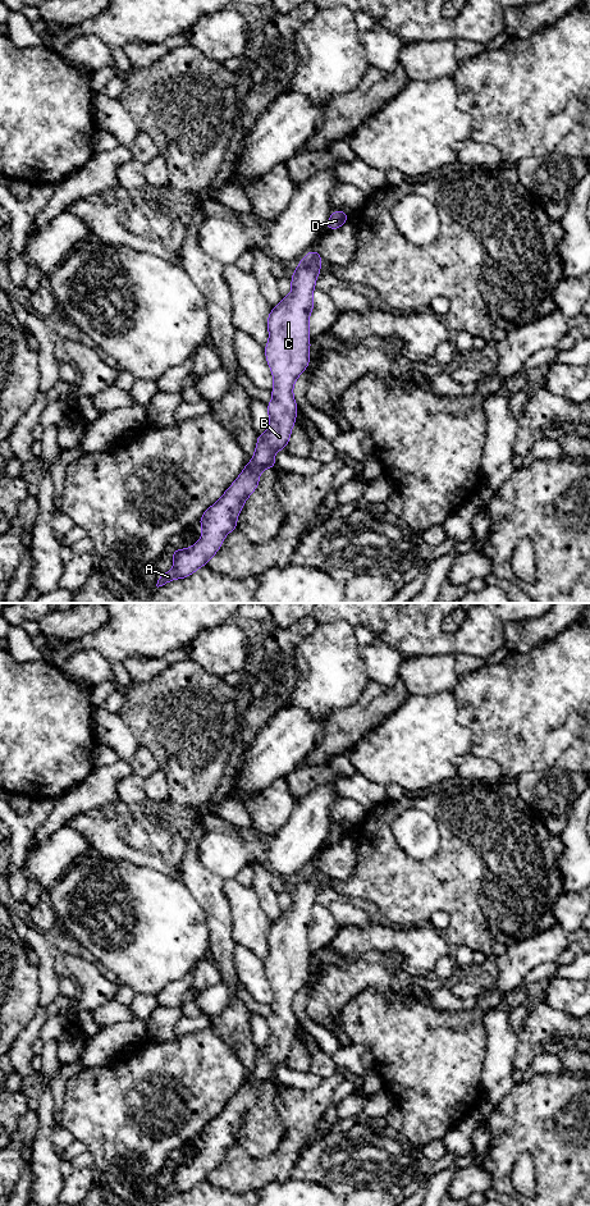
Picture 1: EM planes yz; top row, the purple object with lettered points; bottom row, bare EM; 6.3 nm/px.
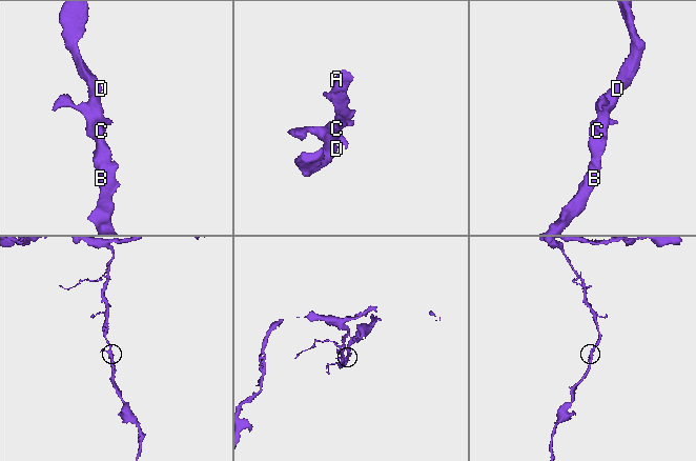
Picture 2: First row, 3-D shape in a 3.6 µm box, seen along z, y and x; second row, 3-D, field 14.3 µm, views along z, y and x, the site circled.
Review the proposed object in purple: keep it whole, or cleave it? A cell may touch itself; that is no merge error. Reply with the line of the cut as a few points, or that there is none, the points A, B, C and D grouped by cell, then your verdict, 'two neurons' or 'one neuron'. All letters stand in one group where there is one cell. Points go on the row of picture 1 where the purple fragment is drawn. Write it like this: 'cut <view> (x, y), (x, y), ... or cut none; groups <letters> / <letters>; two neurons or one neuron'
cut none; groups A B C D; one neuron

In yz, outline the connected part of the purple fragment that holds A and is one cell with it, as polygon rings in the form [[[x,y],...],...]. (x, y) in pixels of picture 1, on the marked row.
[[[312,250],[299,260],[291,278],[292,293],[283,297],[280,303],[270,310],[267,318],[270,337],[265,346],[265,356],[274,378],[271,389],[274,398],[266,406],[267,431],[257,434],[252,460],[221,498],[198,520],[203,530],[200,540],[187,549],[171,551],[173,568],[159,575],[157,588],[175,579],[188,577],[209,563],[220,549],[227,534],[238,529],[237,516],[247,498],[256,490],[260,472],[276,467],[275,452],[285,449],[298,414],[293,385],[310,364],[308,318],[314,310],[312,292],[316,288],[316,278],[321,273],[321,261],[324,261],[321,255]]]

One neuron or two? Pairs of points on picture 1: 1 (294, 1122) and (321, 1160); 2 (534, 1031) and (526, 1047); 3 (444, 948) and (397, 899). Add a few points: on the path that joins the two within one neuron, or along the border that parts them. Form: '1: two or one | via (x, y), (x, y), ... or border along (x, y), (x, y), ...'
1: two | border along (307, 1146), (291, 1172)
2: one | via (534, 1035), (534, 1040), (530, 1044)
3: two | border along (429, 923), (421, 927), (398, 927)

